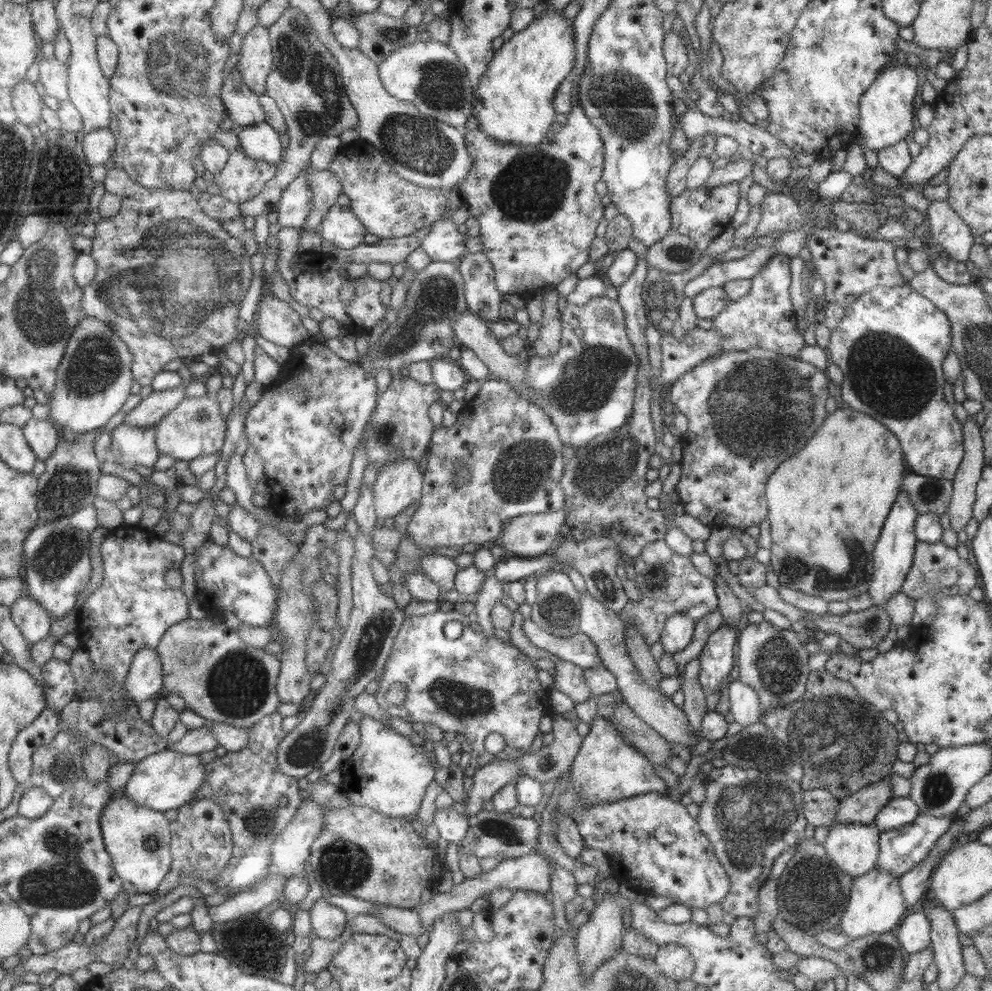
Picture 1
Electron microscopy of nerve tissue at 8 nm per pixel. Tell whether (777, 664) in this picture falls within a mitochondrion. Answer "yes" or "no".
yes

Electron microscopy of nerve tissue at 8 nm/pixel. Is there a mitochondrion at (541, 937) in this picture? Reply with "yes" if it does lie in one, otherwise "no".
no

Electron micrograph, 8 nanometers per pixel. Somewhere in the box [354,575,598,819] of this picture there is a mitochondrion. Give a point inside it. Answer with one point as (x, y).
(459, 700)

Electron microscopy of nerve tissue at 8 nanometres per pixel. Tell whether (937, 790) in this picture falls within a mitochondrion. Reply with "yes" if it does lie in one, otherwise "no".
yes

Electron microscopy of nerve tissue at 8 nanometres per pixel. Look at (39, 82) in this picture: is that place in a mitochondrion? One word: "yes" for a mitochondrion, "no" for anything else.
no

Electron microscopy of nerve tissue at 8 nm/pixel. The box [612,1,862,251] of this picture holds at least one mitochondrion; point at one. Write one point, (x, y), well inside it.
(819, 34)

